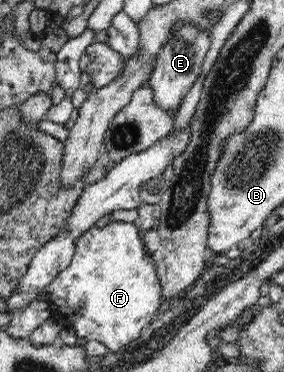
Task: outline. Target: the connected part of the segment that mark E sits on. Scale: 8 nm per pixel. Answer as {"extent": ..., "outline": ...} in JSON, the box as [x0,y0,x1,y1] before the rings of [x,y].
{"extent":[147,25,211,114],"outline":[[[183,25],[179,29],[175,27],[175,31],[171,31],[167,43],[154,59],[155,69],[147,83],[153,90],[153,100],[157,106],[173,114],[177,113],[185,94],[197,79],[201,79],[200,74],[211,41],[211,34],[195,25]]]}

